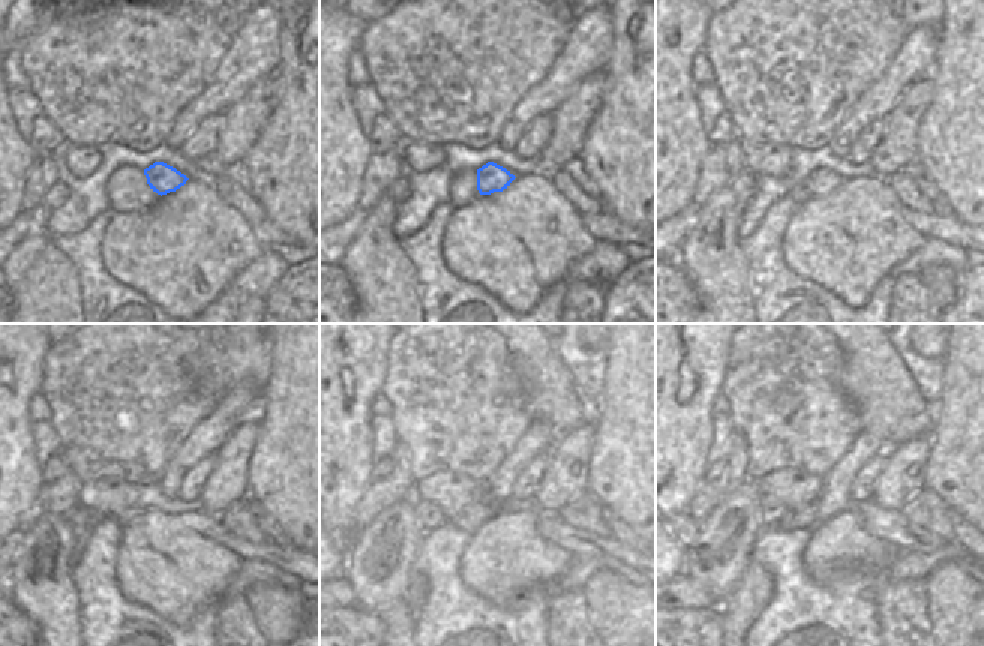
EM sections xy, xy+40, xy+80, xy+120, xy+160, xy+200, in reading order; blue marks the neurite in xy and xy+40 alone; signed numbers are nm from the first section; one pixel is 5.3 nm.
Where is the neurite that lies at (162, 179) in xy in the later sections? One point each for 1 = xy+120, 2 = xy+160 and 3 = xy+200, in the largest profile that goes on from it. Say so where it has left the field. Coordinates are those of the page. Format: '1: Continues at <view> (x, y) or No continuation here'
1: Continues at xy+120 (126, 517)
2: Continues at xy+160 (471, 516)
3: Continues at xy+200 (803, 517).

